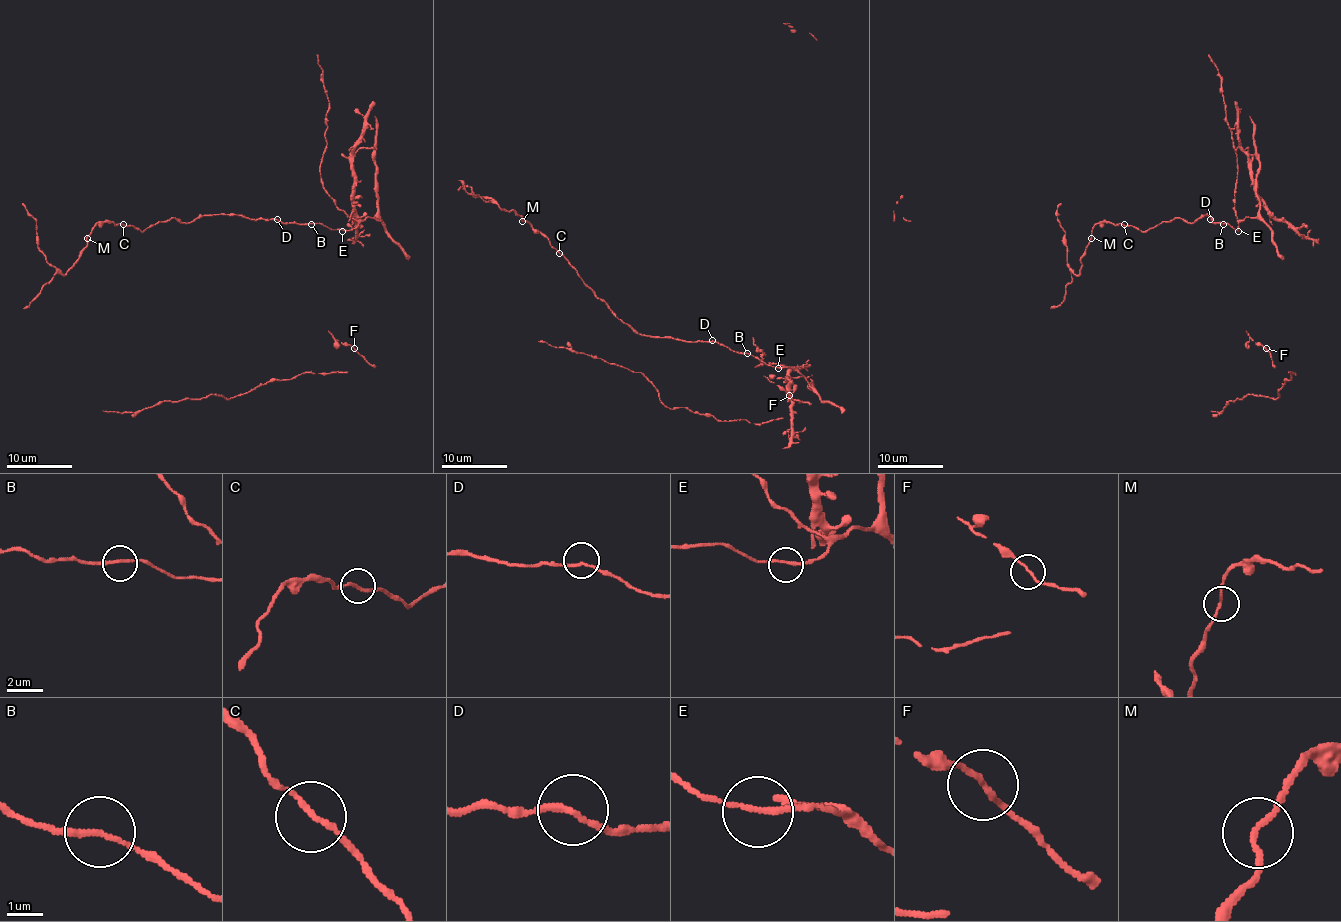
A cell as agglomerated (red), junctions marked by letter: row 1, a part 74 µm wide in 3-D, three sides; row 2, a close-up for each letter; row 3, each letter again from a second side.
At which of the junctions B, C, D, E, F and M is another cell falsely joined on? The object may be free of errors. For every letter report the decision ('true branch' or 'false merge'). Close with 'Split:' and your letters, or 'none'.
B: true branch
C: true branch
D: true branch
E: true branch
F: true branch
M: true branch
Split: none

